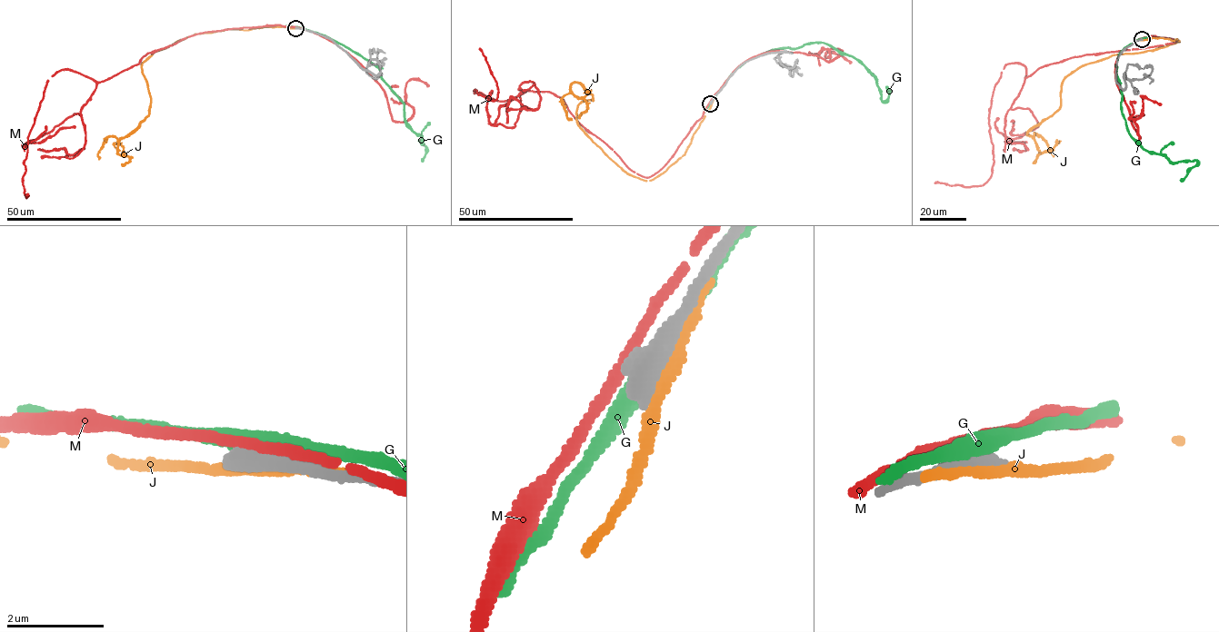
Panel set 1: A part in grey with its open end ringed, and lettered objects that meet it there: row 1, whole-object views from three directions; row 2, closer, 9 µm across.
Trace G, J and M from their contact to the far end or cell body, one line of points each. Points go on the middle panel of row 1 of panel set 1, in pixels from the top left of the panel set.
G: (711, 103), (744, 63), (775, 49), (814, 43), (856, 58), (876, 78), (883, 101), (889, 93), (885, 86)
J: (711, 103), (686, 152), (645, 181), (587, 136), (577, 109), (594, 100), (572, 83), (586, 103), (581, 113)
M: (710, 102), (664, 166), (644, 177), (552, 93), (499, 101), (474, 93), (498, 96), (479, 48)

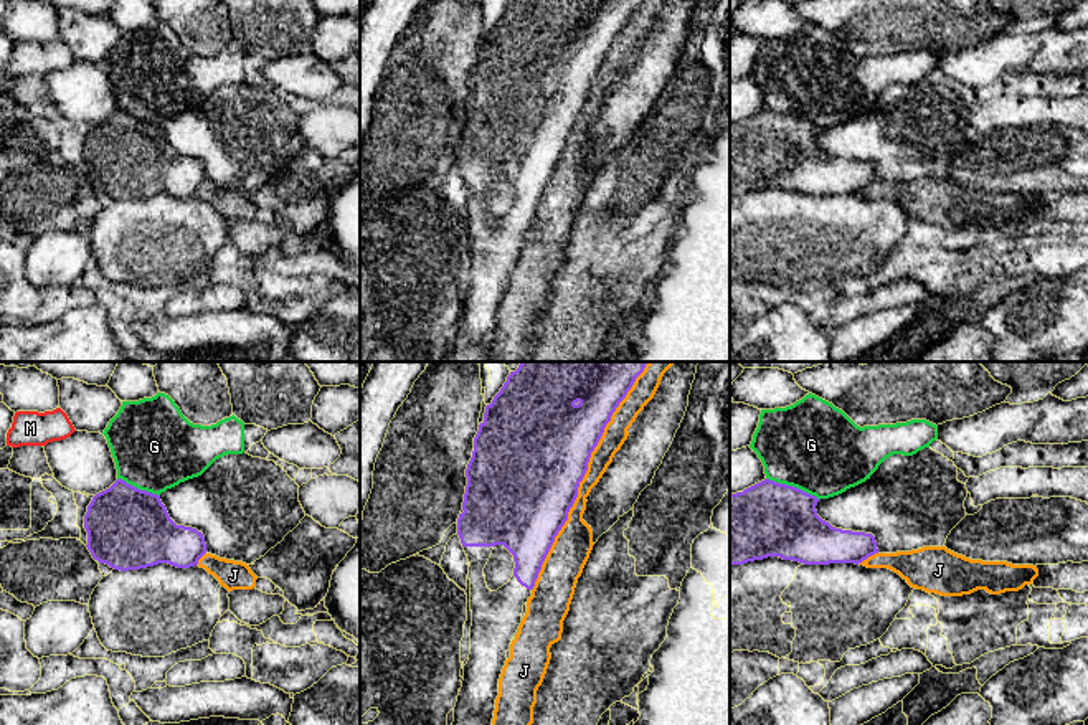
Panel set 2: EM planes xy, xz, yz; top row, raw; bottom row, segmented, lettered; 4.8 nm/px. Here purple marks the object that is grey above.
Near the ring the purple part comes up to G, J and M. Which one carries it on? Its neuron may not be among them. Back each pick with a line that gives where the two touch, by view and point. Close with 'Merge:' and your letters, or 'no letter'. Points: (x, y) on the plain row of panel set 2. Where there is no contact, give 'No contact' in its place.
Merge: no letter

